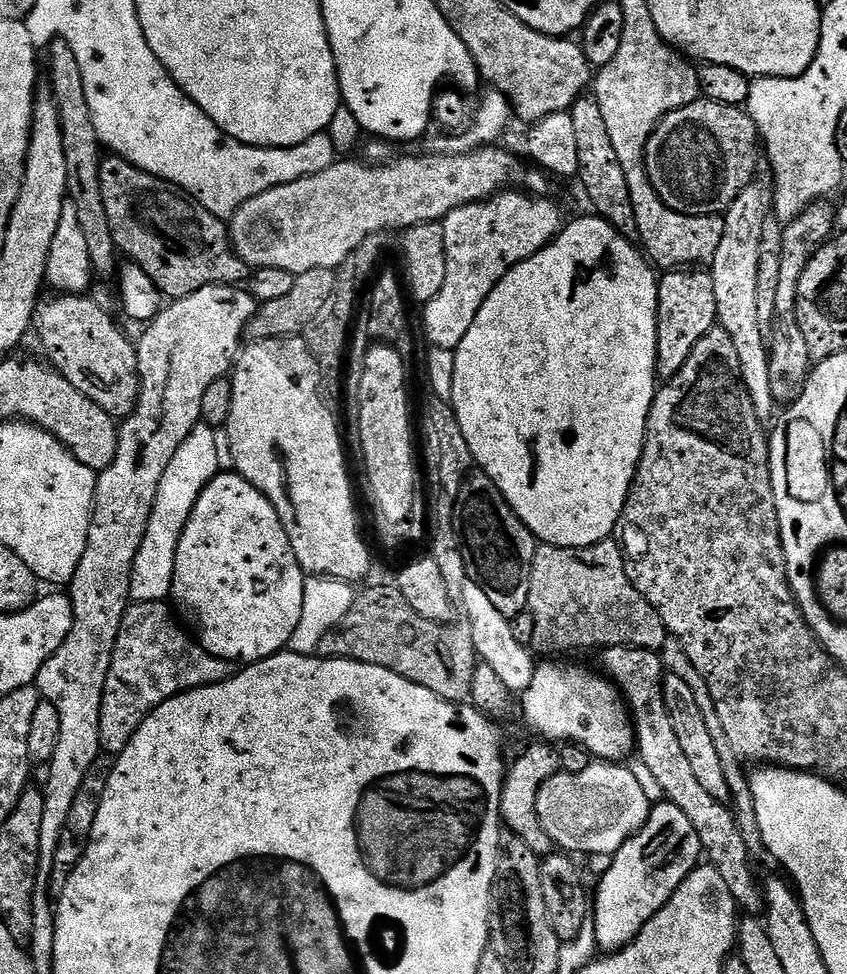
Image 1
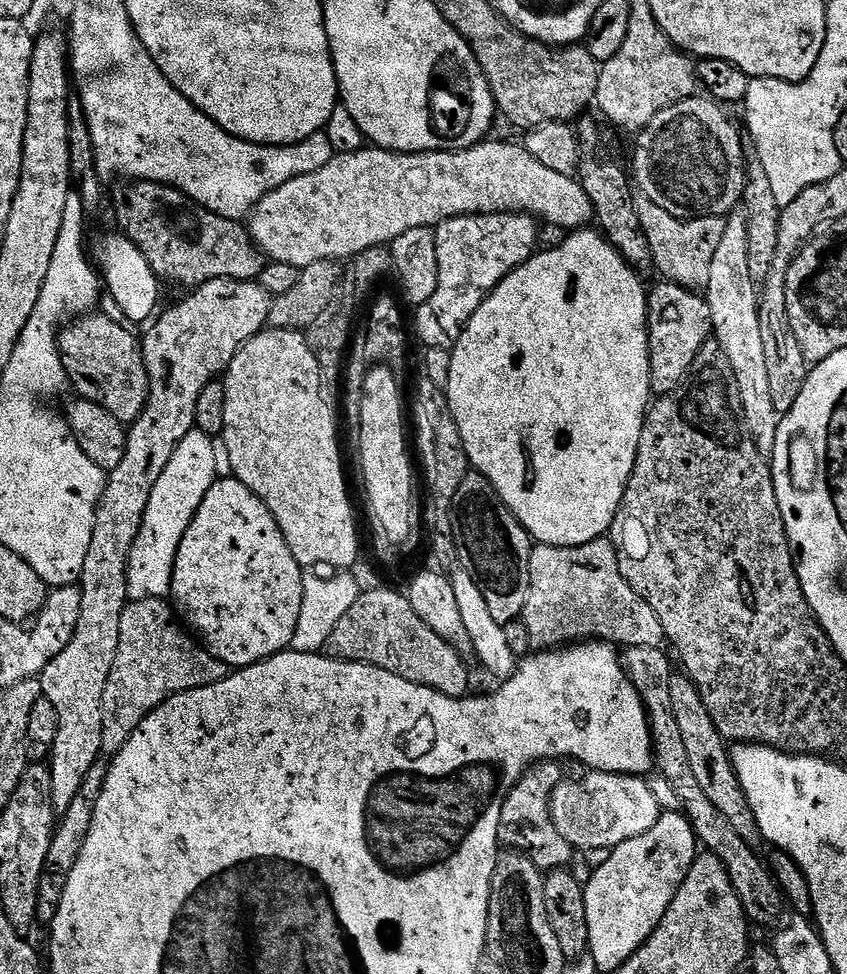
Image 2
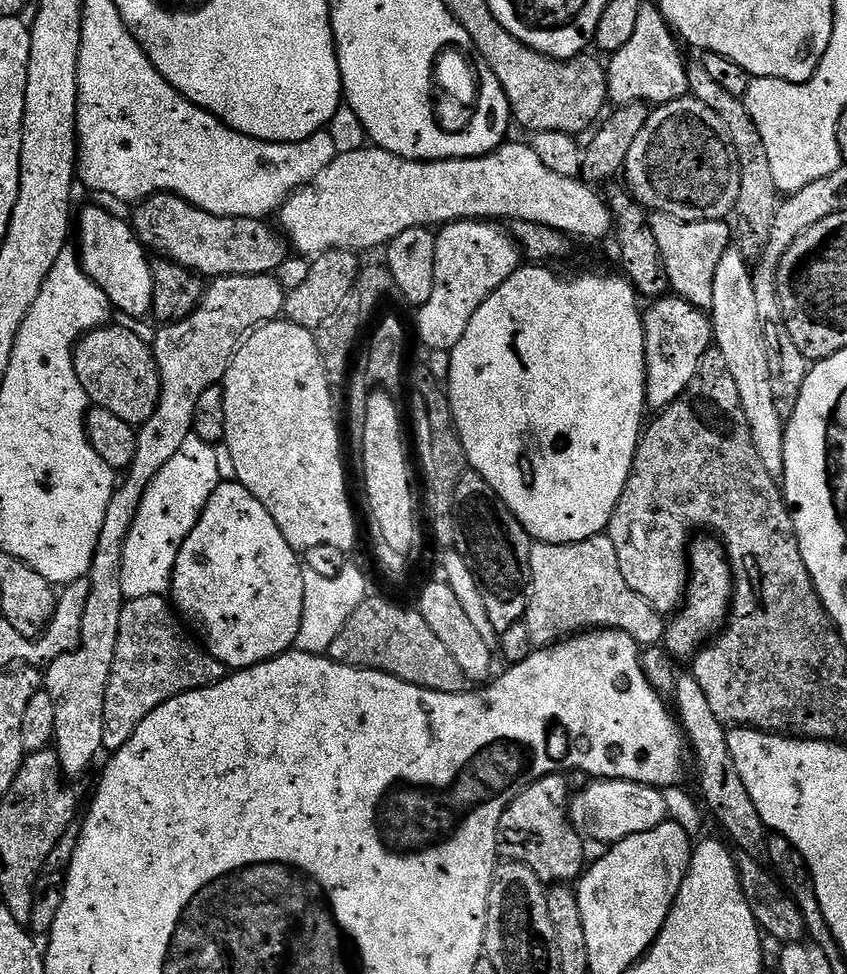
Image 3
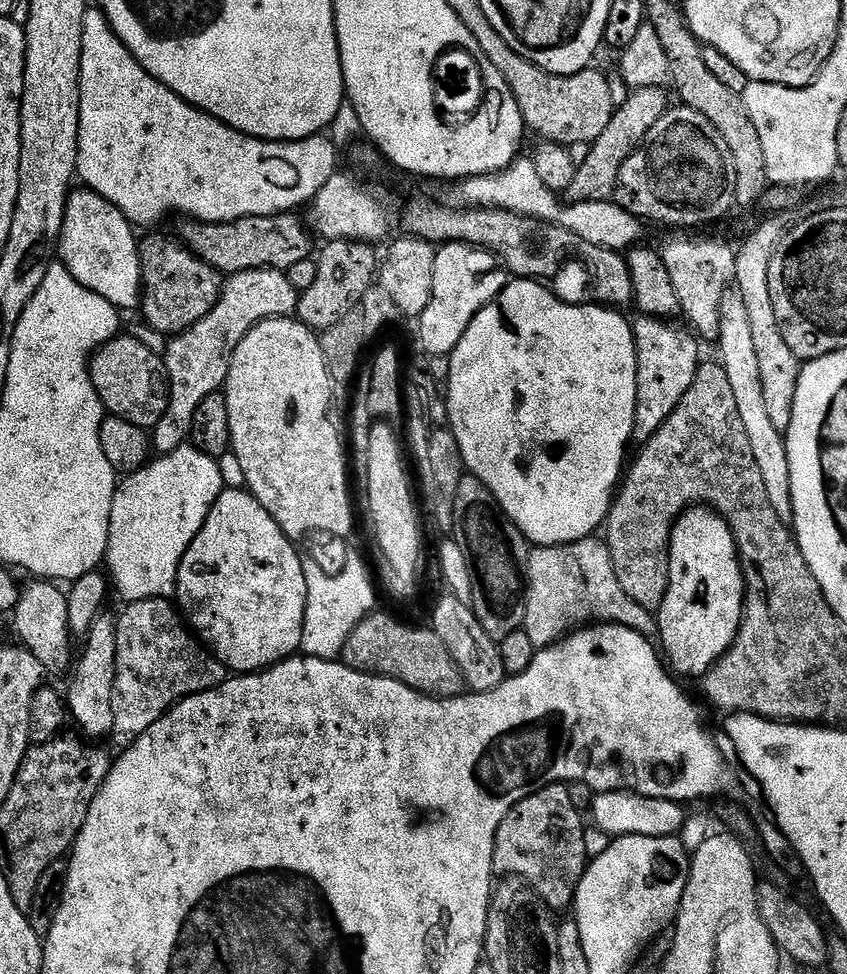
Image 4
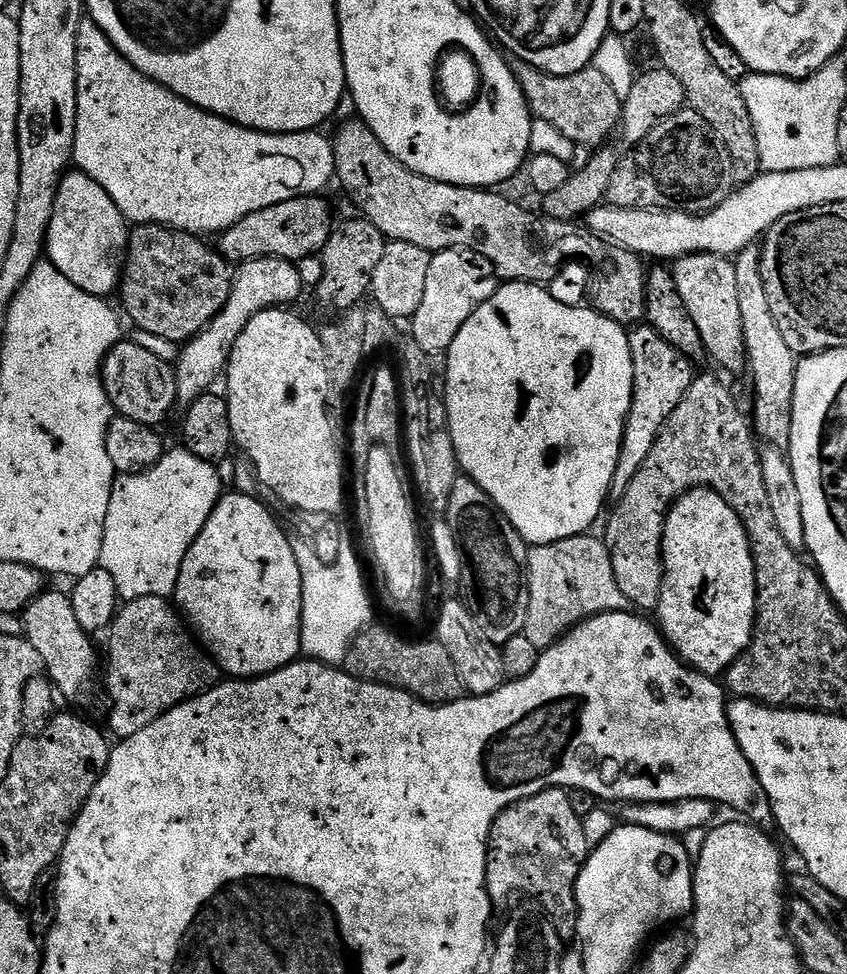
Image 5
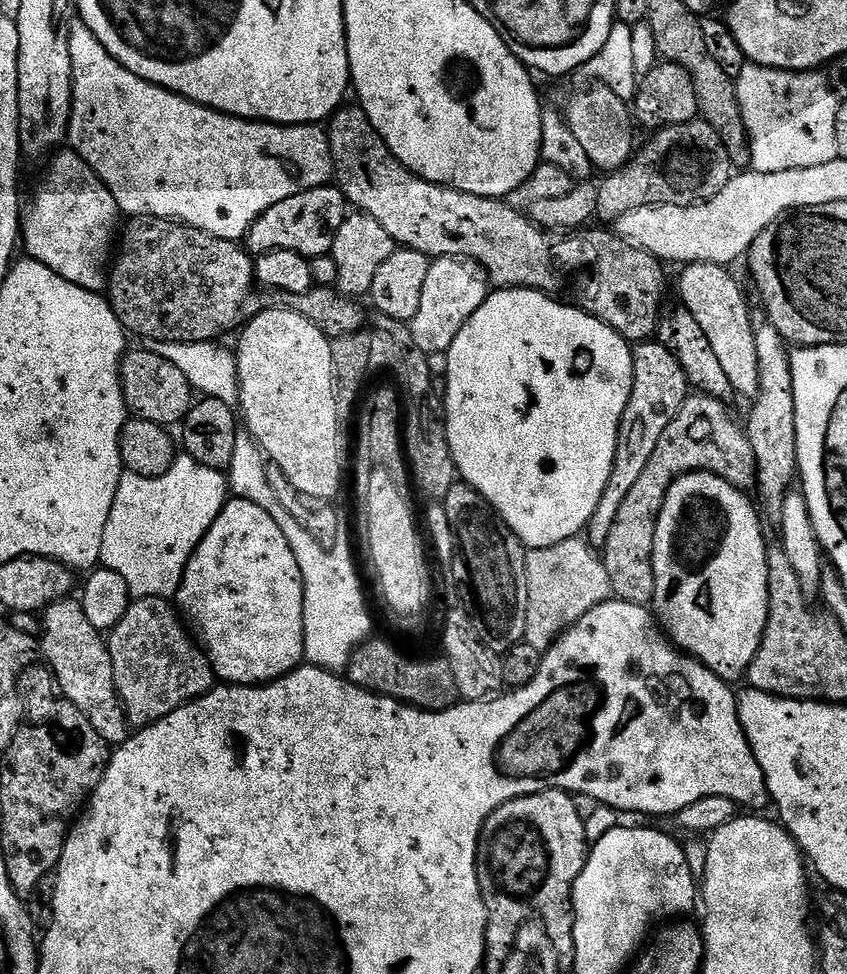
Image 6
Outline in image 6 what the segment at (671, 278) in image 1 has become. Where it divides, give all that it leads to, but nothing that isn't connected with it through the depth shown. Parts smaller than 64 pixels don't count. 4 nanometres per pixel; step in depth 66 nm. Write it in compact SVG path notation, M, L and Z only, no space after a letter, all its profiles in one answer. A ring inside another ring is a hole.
M650 339L637 343L632 348L632 393L626 402L626 410L622 414L618 430L610 482L606 482L606 490L602 490L602 498L598 498L598 510L594 510L586 529L586 539L593 548L603 549L606 538L610 538L614 517L618 515L626 494L630 494L630 489L638 482L638 478L642 478L650 463L650 454L654 454L654 446L658 446L658 438L662 438L666 426L674 422L678 410L682 410L689 395L690 385L686 374L678 358L670 354L666 346Z

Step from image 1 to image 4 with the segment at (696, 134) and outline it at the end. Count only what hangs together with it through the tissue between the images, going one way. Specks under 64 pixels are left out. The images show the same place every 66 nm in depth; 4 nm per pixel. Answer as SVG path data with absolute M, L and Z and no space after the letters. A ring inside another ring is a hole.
M683 106L669 107L667 112L650 126L644 141L622 162L618 170L618 182L614 193L615 203L630 214L645 222L657 220L660 224L678 224L682 228L692 228L695 224L712 224L720 220L728 211L733 211L736 202L736 175L734 157L726 147L722 134L714 130L714 122L706 114Z

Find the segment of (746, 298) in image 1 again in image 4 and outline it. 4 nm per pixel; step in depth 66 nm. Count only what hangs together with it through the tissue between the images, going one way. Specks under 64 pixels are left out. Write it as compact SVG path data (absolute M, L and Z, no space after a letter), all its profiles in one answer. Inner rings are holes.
M729 290L724 294L724 304L720 307L718 347L718 360L724 365L726 378L730 378L734 398L738 398L738 414L746 426L746 435L750 438L750 447L754 450L754 458L758 462L758 471L762 474L766 494L770 494L770 502L774 505L774 510L778 510L778 518L785 522L791 521L792 490L786 436L776 429L774 422L770 422L766 410L766 397L762 394L762 369L758 366L758 353L754 350L754 334L750 334L750 317L746 315L746 305L736 290Z

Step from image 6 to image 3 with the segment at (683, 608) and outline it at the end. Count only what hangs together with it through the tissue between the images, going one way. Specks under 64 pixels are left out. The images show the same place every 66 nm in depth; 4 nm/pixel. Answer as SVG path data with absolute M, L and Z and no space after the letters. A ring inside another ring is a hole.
M704 538L708 540L691 541L686 552L686 591L684 599L678 611L667 621L662 647L673 661L691 661L701 648L705 647L721 631L722 625L730 615L730 605L732 602L732 567L728 565L728 555L724 552L724 546L716 538Z

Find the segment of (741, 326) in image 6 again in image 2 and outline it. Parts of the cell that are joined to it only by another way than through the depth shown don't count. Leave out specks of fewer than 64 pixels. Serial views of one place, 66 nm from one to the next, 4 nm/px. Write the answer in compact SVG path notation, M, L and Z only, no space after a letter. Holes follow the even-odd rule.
M636 197L638 222L642 222L642 231L646 233L646 242L650 242L650 254L655 271L661 272L665 281L693 290L707 289L710 282L710 266L714 254L726 234L727 219L723 216L707 216L697 220L683 220L674 214L662 210L650 198Z

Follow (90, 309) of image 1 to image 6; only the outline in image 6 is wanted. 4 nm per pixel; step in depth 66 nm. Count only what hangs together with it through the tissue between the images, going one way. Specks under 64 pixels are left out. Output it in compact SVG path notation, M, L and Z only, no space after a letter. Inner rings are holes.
M129 351L120 361L120 385L131 415L155 424L179 425L187 418L194 403L194 389L184 369L175 359L167 360L156 352Z

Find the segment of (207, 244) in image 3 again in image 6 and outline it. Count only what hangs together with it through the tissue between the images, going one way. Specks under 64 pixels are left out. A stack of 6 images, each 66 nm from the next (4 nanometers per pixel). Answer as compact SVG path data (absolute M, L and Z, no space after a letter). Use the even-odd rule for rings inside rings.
M331 183L321 184L305 192L282 198L278 206L270 206L252 223L246 237L246 248L253 257L261 256L274 250L290 250L300 256L309 258L326 256L331 253L338 226L350 215L348 199L340 192L339 187Z

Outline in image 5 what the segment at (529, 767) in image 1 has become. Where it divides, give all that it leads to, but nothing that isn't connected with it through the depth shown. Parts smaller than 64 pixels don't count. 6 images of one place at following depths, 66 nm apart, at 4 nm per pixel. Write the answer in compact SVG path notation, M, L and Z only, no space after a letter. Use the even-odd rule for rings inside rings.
M547 788L510 805L494 822L488 839L486 886L493 905L500 906L512 892L533 892L545 904L541 905L550 913L561 941L573 939L580 927L576 879L590 855L583 824L563 788Z

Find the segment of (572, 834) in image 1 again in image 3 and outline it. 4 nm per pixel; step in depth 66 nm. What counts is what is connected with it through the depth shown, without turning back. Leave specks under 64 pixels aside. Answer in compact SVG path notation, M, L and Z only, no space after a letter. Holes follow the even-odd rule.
M593 779L580 795L573 795L568 805L568 819L581 837L597 839L609 846L634 834L654 830L654 826L669 819L664 792L648 784L635 784L625 780Z

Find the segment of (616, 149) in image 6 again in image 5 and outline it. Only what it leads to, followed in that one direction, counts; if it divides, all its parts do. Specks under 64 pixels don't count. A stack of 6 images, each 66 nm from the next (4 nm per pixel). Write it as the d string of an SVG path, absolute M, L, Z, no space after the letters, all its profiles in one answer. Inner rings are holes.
M525 60L512 64L512 73L522 86L522 92L535 119L550 122L554 130L562 130L566 138L577 146L585 144L595 150L611 141L620 126L622 98L614 94L614 86L595 66L583 68L569 76L551 76L548 72L530 66Z

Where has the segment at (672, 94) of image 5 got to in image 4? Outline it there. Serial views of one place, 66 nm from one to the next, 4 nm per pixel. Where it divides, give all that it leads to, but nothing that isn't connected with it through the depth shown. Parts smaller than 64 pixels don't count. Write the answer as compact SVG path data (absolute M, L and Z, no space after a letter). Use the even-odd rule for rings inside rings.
M634 88L619 101L618 107L610 118L610 126L598 134L598 138L587 149L588 152L577 163L574 182L570 182L566 193L572 202L586 202L587 200L607 200L616 191L618 170L626 158L646 138L650 126L662 118L662 114L670 107L667 91L664 88Z

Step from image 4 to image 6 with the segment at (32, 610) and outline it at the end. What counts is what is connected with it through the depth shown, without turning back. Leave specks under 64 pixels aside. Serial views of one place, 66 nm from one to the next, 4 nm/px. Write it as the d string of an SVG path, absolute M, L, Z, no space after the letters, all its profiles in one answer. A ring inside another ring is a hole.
M65 598L55 600L48 605L42 613L42 635L39 639L42 660L56 675L56 683L63 699L68 704L78 706L86 718L90 718L90 726L102 734L102 738L109 746L119 746L128 741L130 725L128 716L124 712L124 704L120 701L120 695L114 682L114 662L110 662L110 650L108 641L94 626L90 626L90 618L86 618L86 610L81 606L79 599Z

